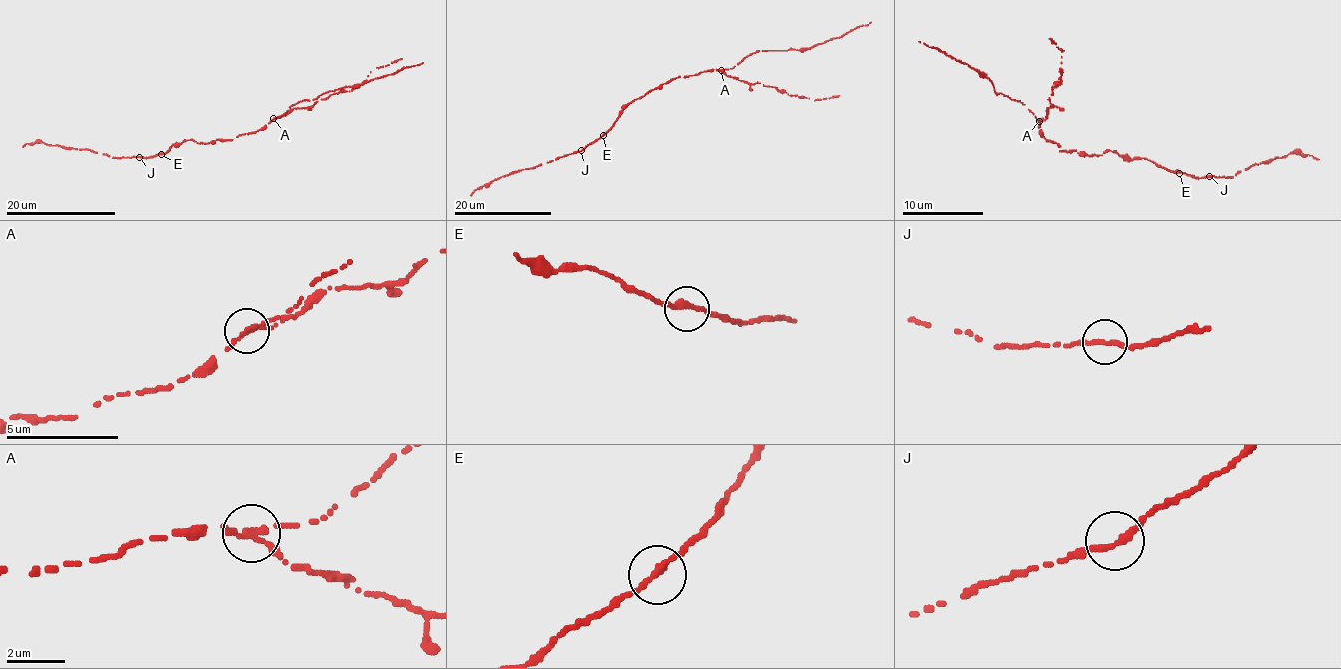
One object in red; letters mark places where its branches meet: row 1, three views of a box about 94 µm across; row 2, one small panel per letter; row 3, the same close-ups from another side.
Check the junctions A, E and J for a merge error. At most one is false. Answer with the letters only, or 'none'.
A

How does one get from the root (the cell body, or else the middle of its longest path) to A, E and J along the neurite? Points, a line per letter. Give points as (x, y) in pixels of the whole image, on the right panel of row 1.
A: (1075, 151), (1061, 152), (1056, 142), (1043, 139), (1039, 121)
E: (1075, 151), (1101, 154), (1110, 150), (1132, 159), (1145, 157), (1179, 173)
J: (1075, 151), (1101, 154), (1110, 150), (1132, 159), (1145, 157), (1170, 171), (1200, 178), (1209, 176)

